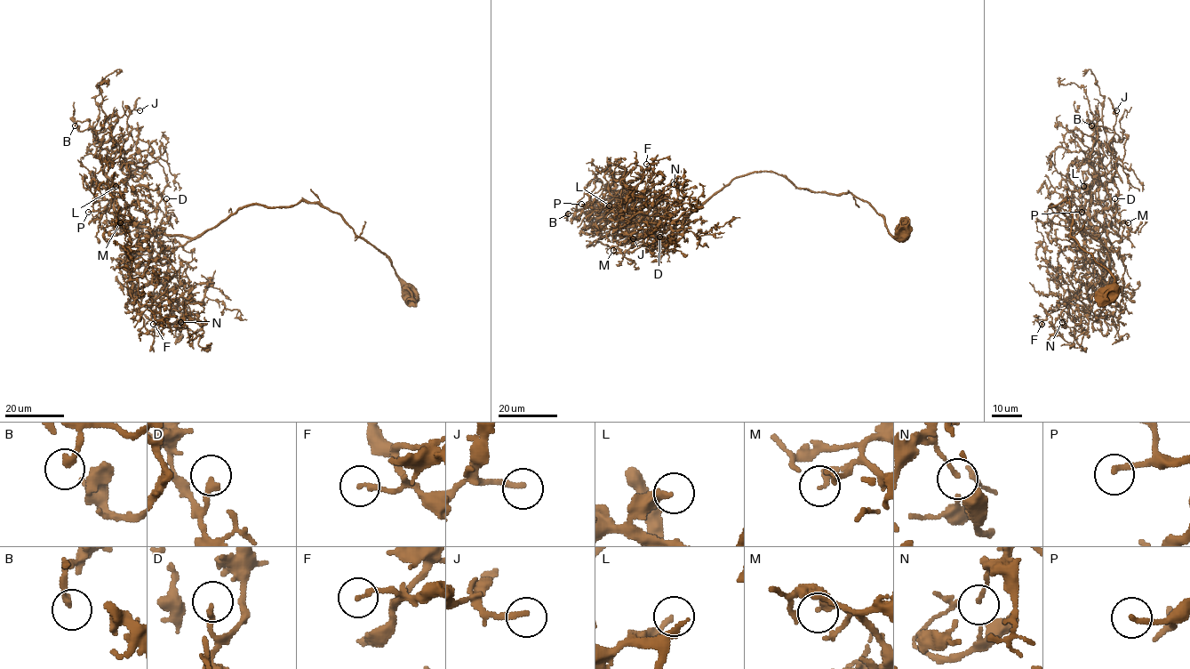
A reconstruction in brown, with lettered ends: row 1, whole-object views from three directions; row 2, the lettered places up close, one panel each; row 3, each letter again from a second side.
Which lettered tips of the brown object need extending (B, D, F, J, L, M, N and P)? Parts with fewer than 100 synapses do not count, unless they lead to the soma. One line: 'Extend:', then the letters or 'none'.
Extend: none

